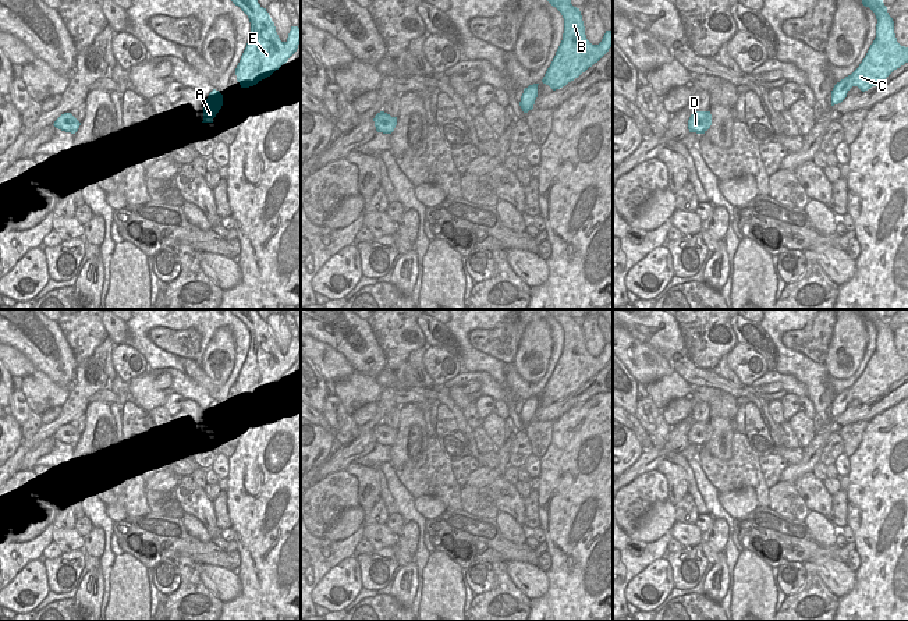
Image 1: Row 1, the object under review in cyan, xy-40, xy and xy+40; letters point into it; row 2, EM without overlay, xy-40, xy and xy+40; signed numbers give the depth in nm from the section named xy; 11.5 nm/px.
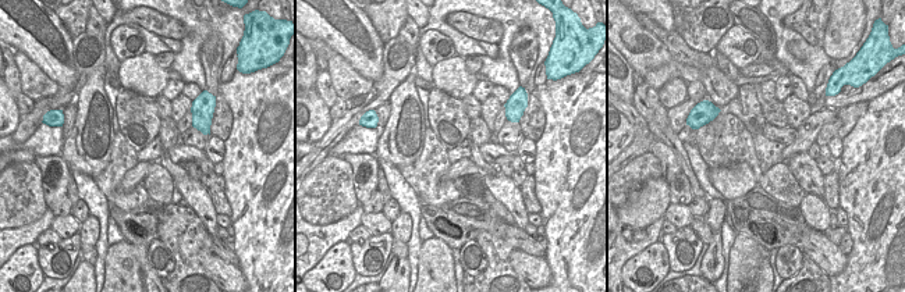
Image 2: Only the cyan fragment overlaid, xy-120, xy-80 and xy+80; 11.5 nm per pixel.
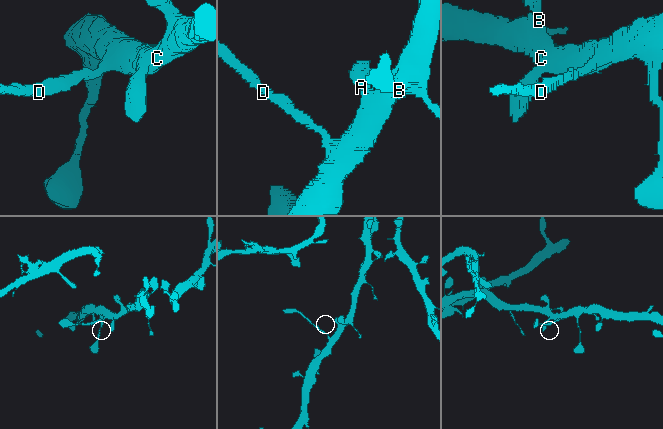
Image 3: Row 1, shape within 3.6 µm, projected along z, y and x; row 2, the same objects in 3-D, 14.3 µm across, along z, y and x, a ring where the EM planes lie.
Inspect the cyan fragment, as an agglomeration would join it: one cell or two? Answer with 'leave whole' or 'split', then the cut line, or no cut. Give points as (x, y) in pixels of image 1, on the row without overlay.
leave whole; cut none

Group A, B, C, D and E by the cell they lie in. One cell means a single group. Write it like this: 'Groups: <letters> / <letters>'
Groups: A B C D E

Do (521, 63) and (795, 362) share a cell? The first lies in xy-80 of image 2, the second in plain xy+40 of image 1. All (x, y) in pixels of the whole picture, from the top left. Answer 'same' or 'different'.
different

